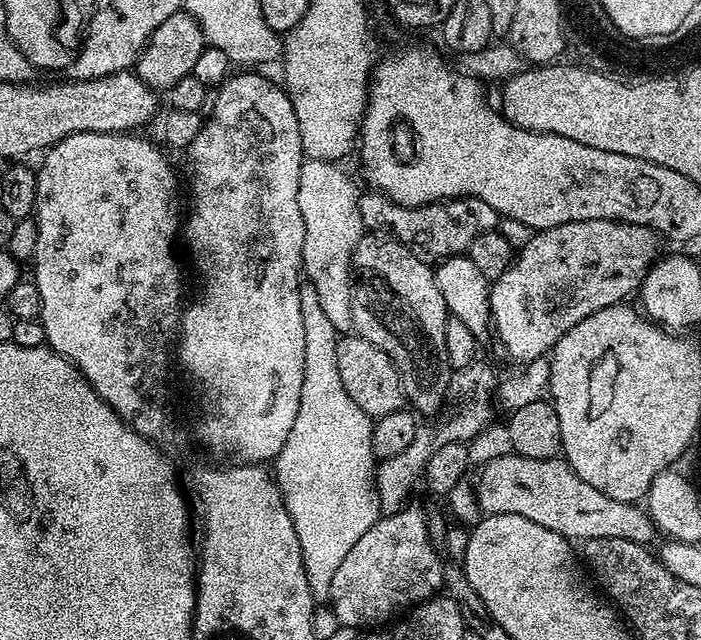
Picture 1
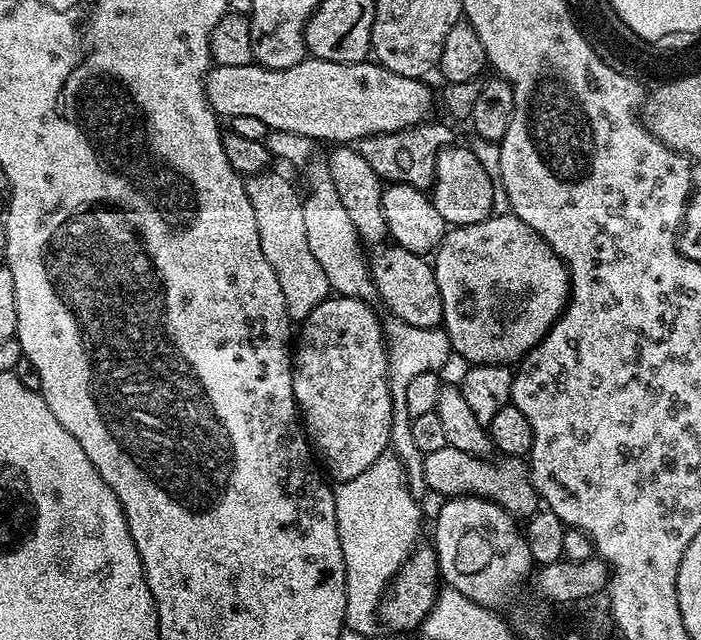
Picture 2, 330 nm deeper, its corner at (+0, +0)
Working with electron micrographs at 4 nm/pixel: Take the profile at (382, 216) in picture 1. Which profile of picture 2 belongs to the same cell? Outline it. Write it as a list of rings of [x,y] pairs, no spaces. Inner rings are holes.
[[[425,122],[413,128],[403,128],[397,132],[383,132],[377,136],[367,136],[355,141],[356,151],[370,162],[370,167],[388,184],[405,184],[415,188],[431,189],[436,183],[436,156],[443,148],[453,147],[456,136],[444,124]]]

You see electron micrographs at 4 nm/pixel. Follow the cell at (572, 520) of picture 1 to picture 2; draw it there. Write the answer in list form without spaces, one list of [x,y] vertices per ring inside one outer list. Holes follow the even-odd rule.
[[[446,446],[441,450],[425,453],[423,465],[425,467],[426,482],[431,493],[438,493],[442,498],[454,496],[478,496],[486,497],[498,505],[502,505],[506,511],[517,518],[527,518],[538,510],[538,497],[536,489],[532,485],[529,465],[519,457],[503,457],[498,459],[485,458],[465,454],[462,450]]]

